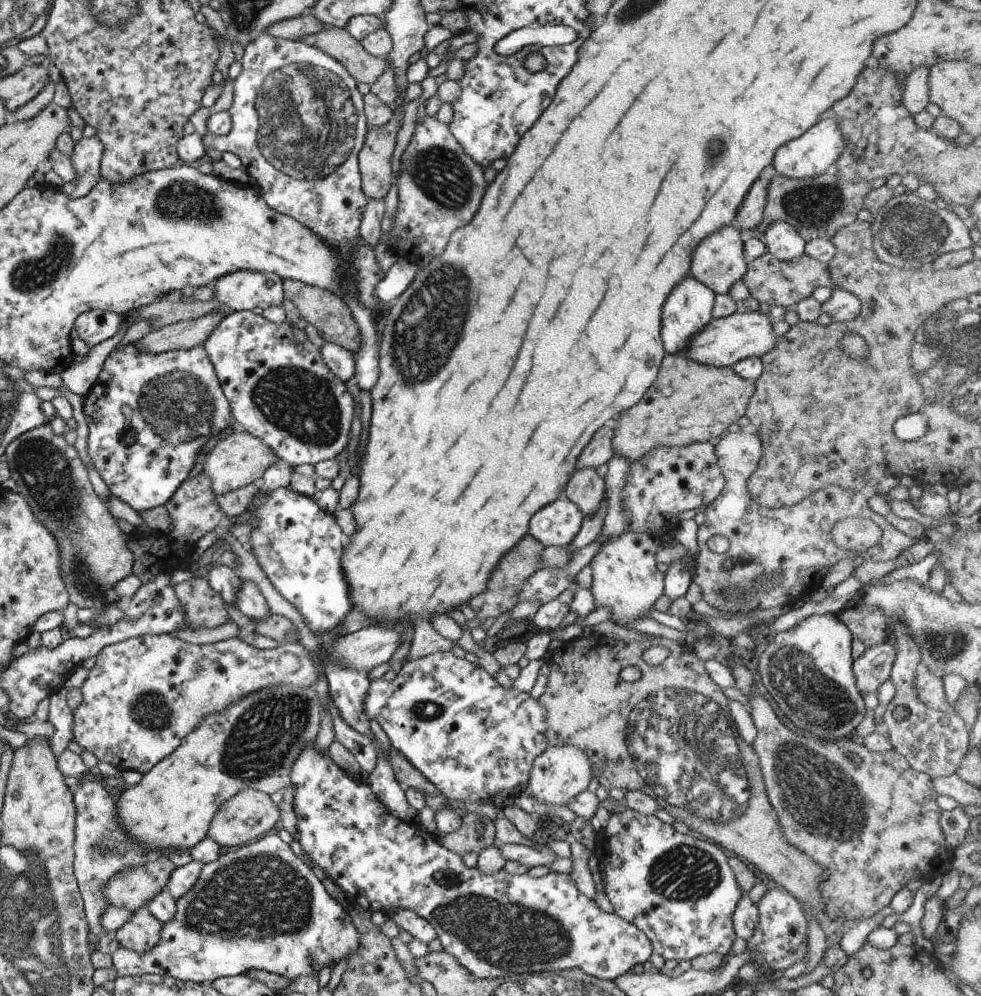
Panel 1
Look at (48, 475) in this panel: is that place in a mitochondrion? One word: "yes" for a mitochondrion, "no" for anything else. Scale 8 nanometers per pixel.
yes

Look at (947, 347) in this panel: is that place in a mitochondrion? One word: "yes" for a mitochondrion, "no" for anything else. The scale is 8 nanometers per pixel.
yes

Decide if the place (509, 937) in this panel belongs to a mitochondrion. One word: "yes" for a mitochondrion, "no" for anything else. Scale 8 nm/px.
yes

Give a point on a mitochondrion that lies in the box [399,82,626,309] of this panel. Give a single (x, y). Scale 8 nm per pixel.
(438, 172)

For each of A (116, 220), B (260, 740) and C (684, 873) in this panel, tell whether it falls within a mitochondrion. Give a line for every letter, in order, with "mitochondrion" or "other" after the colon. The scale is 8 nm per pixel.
A: other
B: mitochondrion
C: mitochondrion

